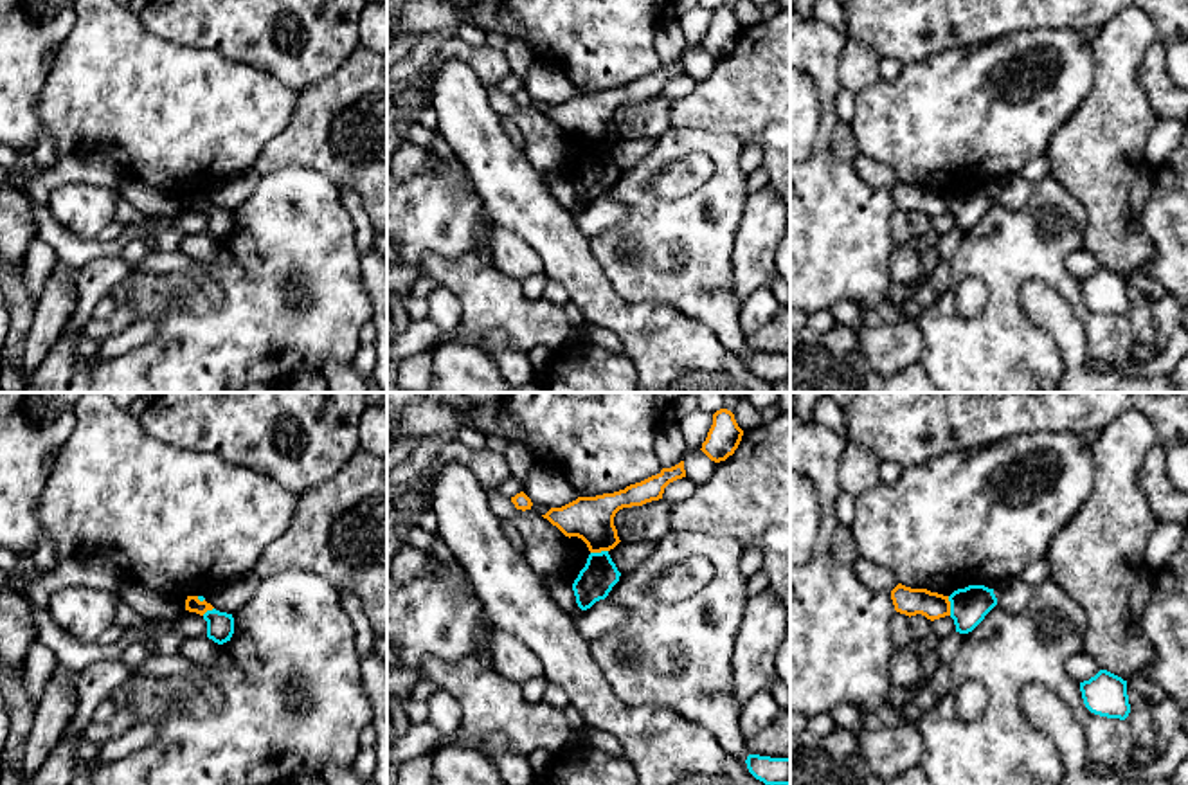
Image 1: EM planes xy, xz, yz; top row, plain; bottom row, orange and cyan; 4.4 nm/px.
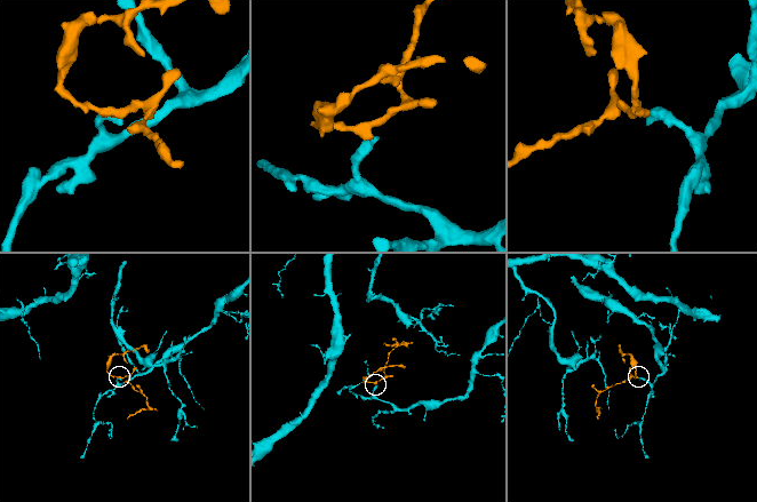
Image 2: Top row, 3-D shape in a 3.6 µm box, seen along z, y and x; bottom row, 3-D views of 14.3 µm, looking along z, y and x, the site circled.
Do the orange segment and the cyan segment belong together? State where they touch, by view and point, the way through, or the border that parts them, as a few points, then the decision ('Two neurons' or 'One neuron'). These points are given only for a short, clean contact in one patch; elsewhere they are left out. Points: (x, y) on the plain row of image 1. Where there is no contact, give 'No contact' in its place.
Touches orange at yz (949, 202). Boundary: yz (947, 193), (951, 211). Two neurons

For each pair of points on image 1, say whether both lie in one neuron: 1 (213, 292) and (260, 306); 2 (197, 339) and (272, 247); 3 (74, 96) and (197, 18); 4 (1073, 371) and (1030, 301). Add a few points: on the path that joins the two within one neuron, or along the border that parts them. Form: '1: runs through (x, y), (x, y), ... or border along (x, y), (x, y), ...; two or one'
1: border along (188, 272), (215, 303), (224, 299); two
2: runs through (220, 317), (267, 270); one
3: border along (139, 18), (150, 33), (161, 38), (206, 49); two
4: runs through (1073, 353), (1070, 337), (1048, 315); one

